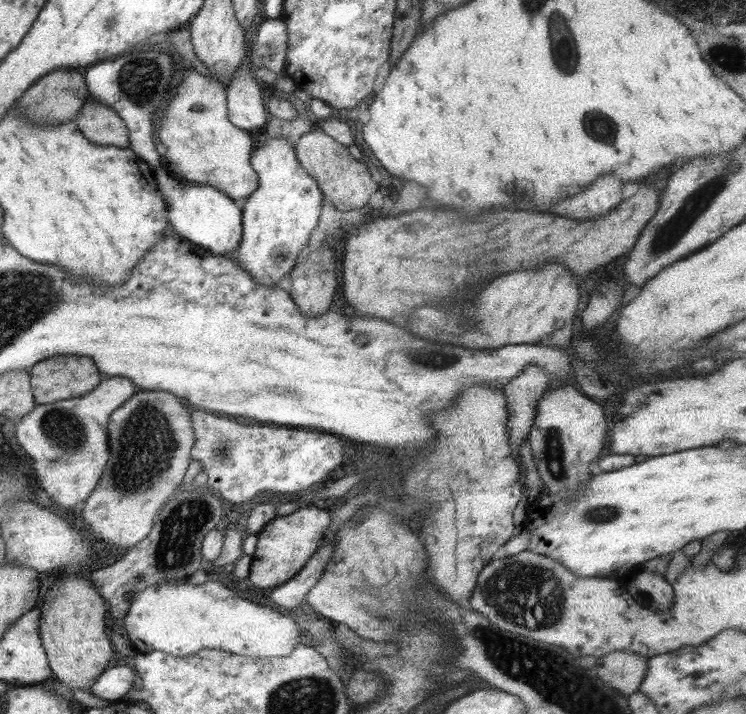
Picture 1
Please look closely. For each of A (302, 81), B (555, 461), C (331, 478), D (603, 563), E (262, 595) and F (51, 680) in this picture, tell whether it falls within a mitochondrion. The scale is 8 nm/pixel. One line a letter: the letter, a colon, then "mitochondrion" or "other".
A: other
B: mitochondrion
C: other
D: other
E: other
F: other

